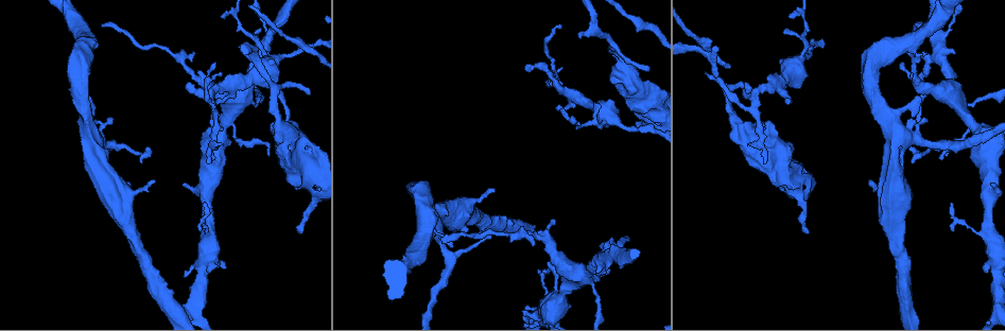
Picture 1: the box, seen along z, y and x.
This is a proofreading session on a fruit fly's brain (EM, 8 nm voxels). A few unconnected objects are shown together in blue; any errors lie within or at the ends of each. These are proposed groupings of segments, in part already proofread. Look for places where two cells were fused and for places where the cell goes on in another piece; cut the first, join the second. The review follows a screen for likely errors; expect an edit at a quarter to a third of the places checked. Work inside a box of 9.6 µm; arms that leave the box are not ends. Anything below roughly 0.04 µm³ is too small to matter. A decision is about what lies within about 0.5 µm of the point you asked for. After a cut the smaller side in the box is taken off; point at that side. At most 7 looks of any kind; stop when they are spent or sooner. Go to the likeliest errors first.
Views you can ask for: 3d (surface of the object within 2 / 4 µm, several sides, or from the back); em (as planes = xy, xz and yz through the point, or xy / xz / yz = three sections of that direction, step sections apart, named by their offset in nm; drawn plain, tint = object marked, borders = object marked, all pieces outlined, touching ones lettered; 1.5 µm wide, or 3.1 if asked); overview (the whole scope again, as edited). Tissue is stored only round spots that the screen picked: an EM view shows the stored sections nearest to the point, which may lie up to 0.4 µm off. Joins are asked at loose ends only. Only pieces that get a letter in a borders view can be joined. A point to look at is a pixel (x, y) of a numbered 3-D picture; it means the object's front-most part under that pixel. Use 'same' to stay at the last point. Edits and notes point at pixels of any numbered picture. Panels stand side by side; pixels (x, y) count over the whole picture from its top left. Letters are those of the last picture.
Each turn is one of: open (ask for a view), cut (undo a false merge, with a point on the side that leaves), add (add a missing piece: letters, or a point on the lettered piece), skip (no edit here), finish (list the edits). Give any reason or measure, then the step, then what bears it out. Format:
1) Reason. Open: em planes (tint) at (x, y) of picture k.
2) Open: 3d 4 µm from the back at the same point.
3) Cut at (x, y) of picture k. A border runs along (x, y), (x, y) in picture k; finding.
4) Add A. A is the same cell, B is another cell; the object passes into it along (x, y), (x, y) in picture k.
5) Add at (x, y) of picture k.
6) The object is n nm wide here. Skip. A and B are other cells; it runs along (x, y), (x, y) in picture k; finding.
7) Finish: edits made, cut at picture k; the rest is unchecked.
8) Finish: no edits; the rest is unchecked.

An open end. Open: 3d 4 µm at (649, 68) of picture 1.

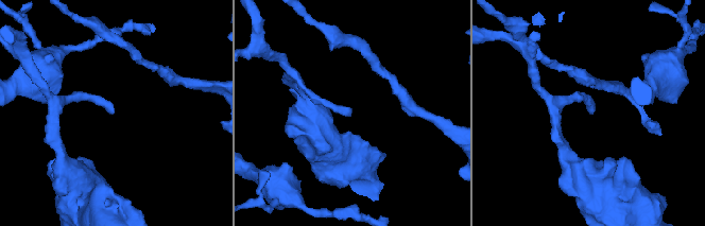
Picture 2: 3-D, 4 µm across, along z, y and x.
Need the tissue. Open: em xz step 8 (borders) at (111, 111) of picture 2.

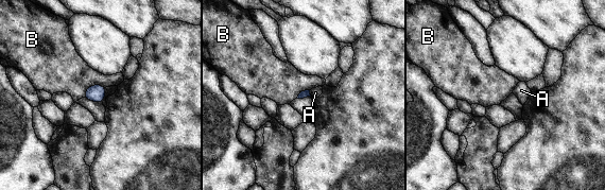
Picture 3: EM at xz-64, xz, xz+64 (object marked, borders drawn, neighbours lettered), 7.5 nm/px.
Skip. A and B are other cells; a border runs along (105, 86), (91, 85), (83, 97) in picture 3; none of them fits.

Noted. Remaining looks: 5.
Thin end. Open: em planes (borders) at (582, 36) of picture 1.

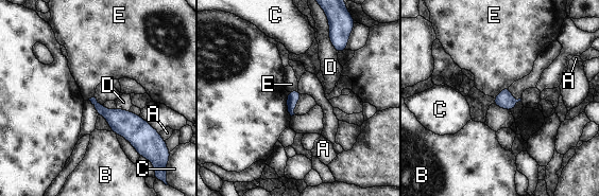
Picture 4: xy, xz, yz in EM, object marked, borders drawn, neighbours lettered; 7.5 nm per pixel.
The longest contact is with E, 160 nm. Skip. A, B, C, D and E are other cells; no lettered piece goes on from it.

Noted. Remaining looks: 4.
Free end. Open: em planes (borders) at (267, 156) of picture 1.

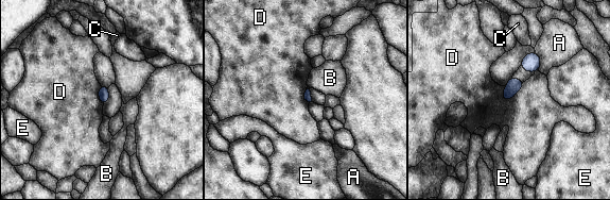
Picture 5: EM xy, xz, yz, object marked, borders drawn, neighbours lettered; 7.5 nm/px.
Skip. A, B, C, D and E are other cells; a border runs along (525, 81), (508, 100), (502, 98) in picture 5; no lettered piece goes on from it.

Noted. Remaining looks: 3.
Finish: no edits; the rest is unchecked.

